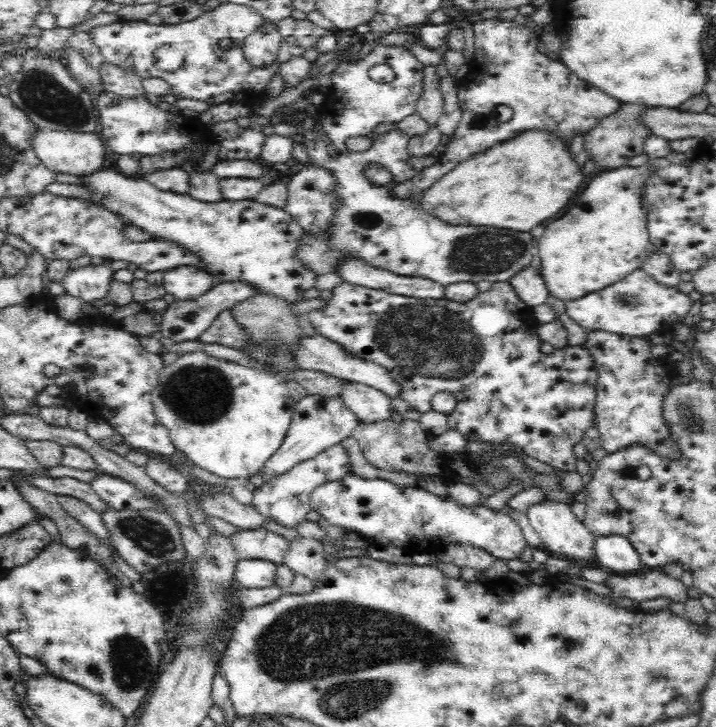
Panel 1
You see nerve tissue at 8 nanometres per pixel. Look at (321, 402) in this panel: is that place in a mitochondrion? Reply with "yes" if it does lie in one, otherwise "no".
no

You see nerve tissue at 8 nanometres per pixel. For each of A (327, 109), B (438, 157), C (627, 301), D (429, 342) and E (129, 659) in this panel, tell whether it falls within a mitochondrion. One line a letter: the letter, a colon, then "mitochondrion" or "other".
A: other
B: other
C: mitochondrion
D: mitochondrion
E: mitochondrion

